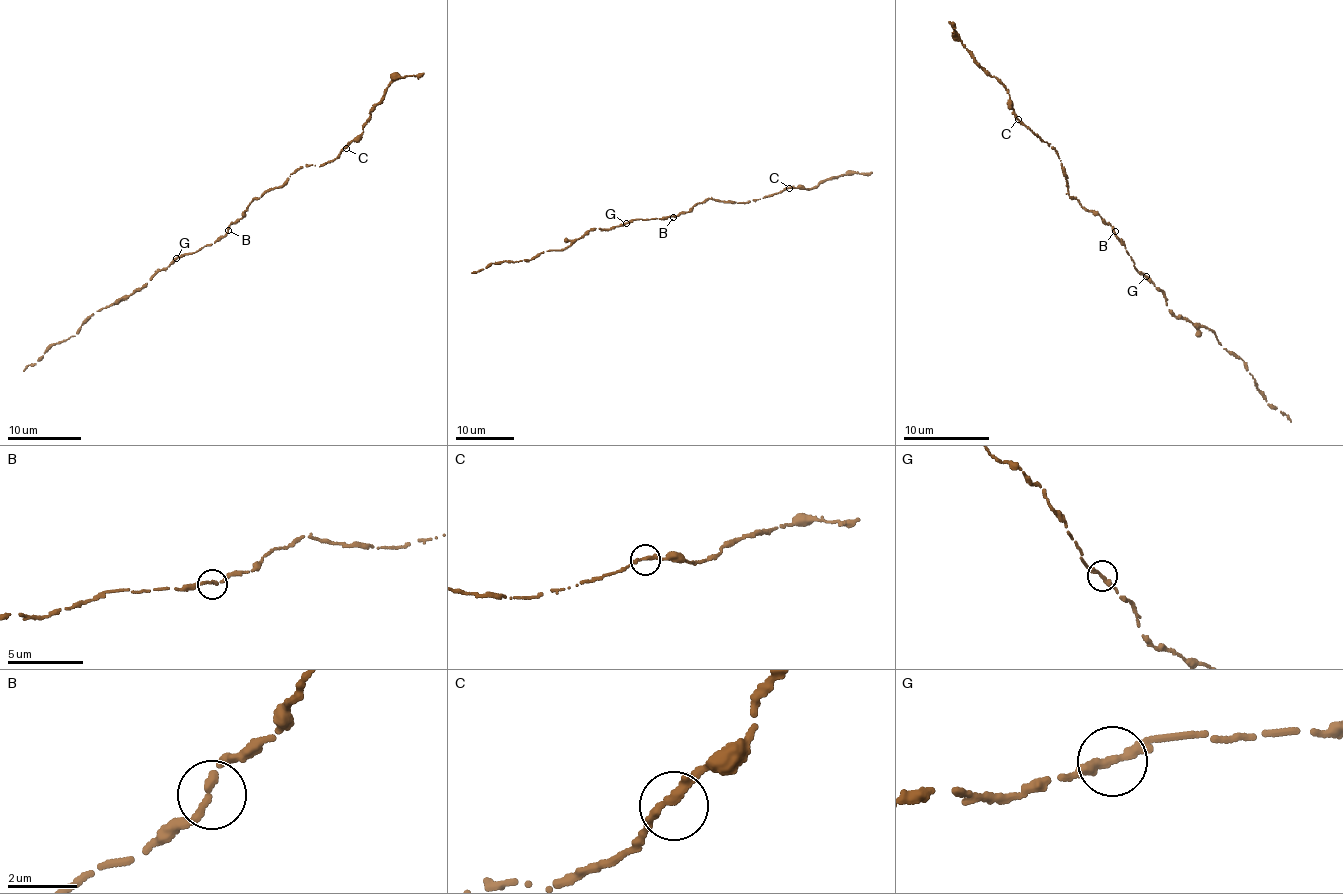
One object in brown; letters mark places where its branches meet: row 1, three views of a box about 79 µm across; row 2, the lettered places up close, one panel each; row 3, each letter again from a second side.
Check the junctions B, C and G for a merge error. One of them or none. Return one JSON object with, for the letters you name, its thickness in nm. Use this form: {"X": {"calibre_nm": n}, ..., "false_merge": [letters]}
{"false_merge": []}

